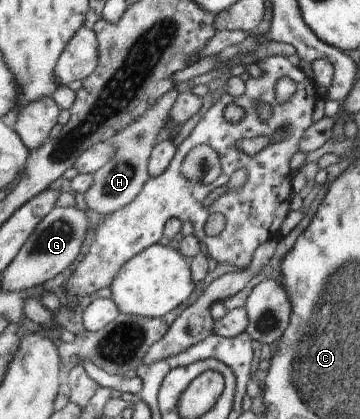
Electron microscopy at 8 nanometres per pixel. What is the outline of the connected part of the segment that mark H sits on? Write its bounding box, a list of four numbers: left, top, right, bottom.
[83,88,179,215]

